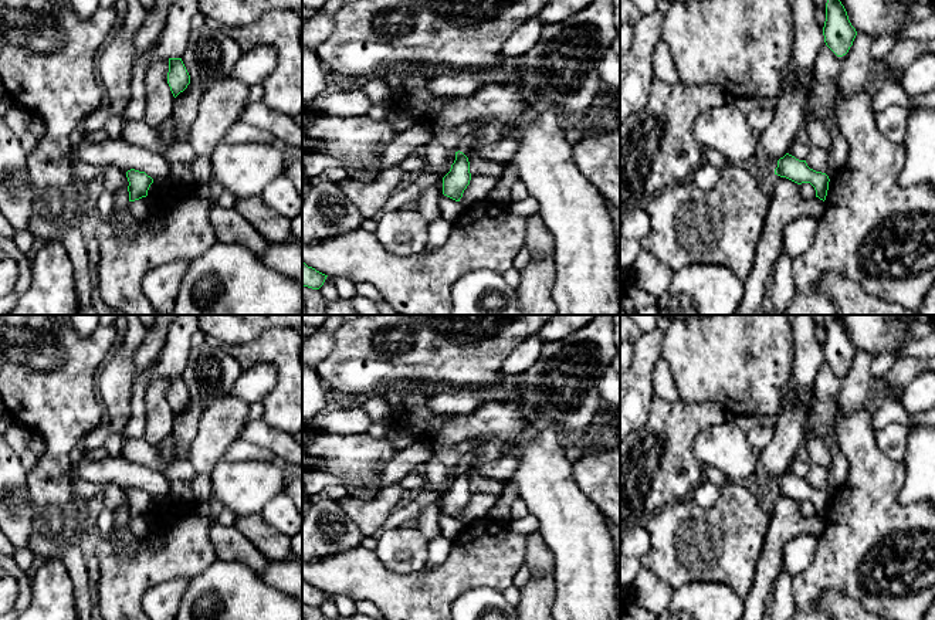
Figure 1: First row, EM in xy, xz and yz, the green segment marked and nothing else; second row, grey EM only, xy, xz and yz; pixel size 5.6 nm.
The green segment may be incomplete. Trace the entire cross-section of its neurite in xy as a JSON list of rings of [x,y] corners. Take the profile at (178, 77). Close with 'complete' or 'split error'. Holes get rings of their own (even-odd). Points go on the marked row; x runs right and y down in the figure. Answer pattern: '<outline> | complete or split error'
[[[169,58],[167,84],[175,98],[190,84],[190,75],[182,58]]] | complete

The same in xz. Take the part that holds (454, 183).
[[[455,152],[455,160],[451,165],[450,172],[443,177],[443,194],[460,201],[464,190],[470,184],[470,162],[463,152]]] | complete

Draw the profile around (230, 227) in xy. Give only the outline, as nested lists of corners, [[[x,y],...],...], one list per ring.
[[[214,201],[210,221],[218,241],[243,245],[257,255],[271,245],[234,207],[224,209]]]

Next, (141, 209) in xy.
[[[142,197],[131,201],[129,209],[135,218],[145,221],[152,214],[152,201],[149,197]]]

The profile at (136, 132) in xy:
[[[123,119],[122,139],[131,145],[142,146],[155,153],[165,155],[172,146],[177,146],[175,139],[162,139],[156,131],[148,126],[143,121],[126,121]]]

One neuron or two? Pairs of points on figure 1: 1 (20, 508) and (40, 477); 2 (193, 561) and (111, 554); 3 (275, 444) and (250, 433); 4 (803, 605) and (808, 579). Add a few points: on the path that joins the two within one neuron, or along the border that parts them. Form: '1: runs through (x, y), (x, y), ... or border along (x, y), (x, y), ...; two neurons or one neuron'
1: border along (27, 473), (27, 493), (31, 504), (40, 511); two neurons
2: runs through (173, 561), (165, 563), (131, 563); one neuron
3: runs through (270, 439), (256, 433); one neuron
4: runs through (805, 599), (808, 585); one neuron

